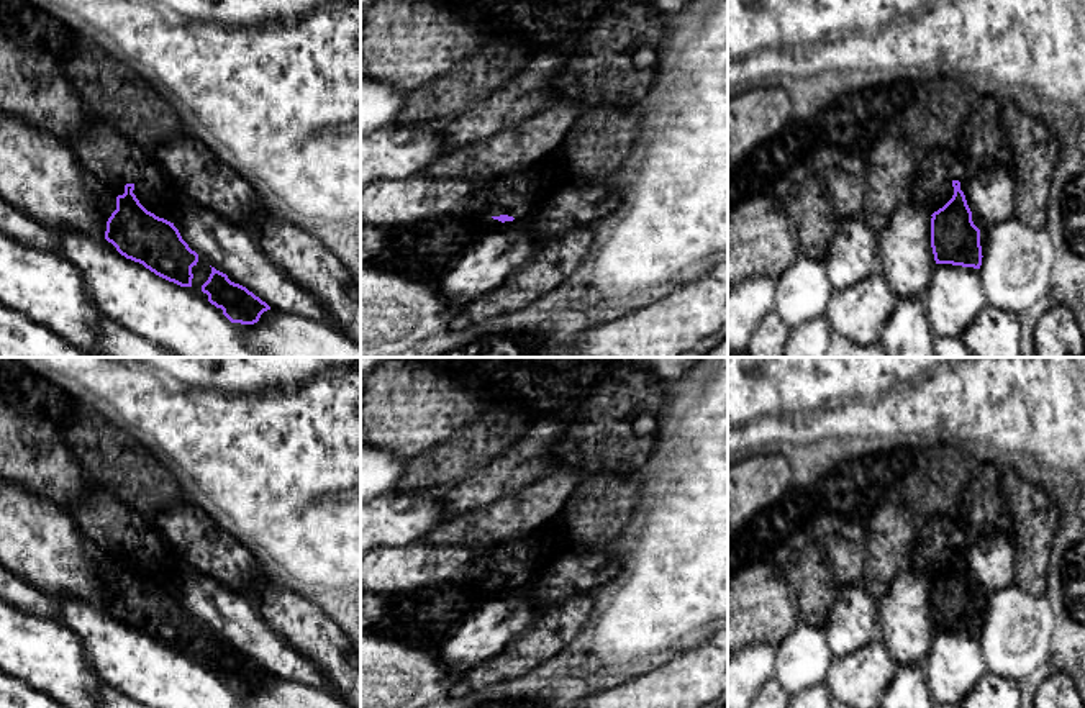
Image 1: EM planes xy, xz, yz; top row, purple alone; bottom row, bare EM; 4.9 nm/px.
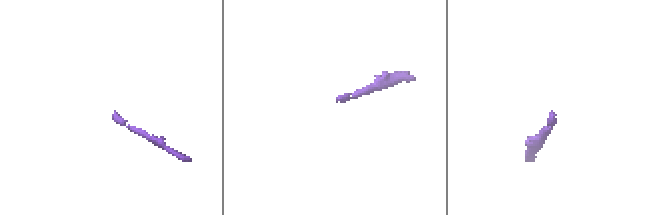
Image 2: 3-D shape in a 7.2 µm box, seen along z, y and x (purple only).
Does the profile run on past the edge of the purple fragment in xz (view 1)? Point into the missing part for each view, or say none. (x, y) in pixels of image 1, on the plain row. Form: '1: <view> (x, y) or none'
1: xz (505, 592)

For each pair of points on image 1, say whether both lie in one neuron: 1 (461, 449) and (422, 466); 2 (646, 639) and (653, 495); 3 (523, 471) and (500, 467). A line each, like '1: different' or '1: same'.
1: same
2: same
3: same

